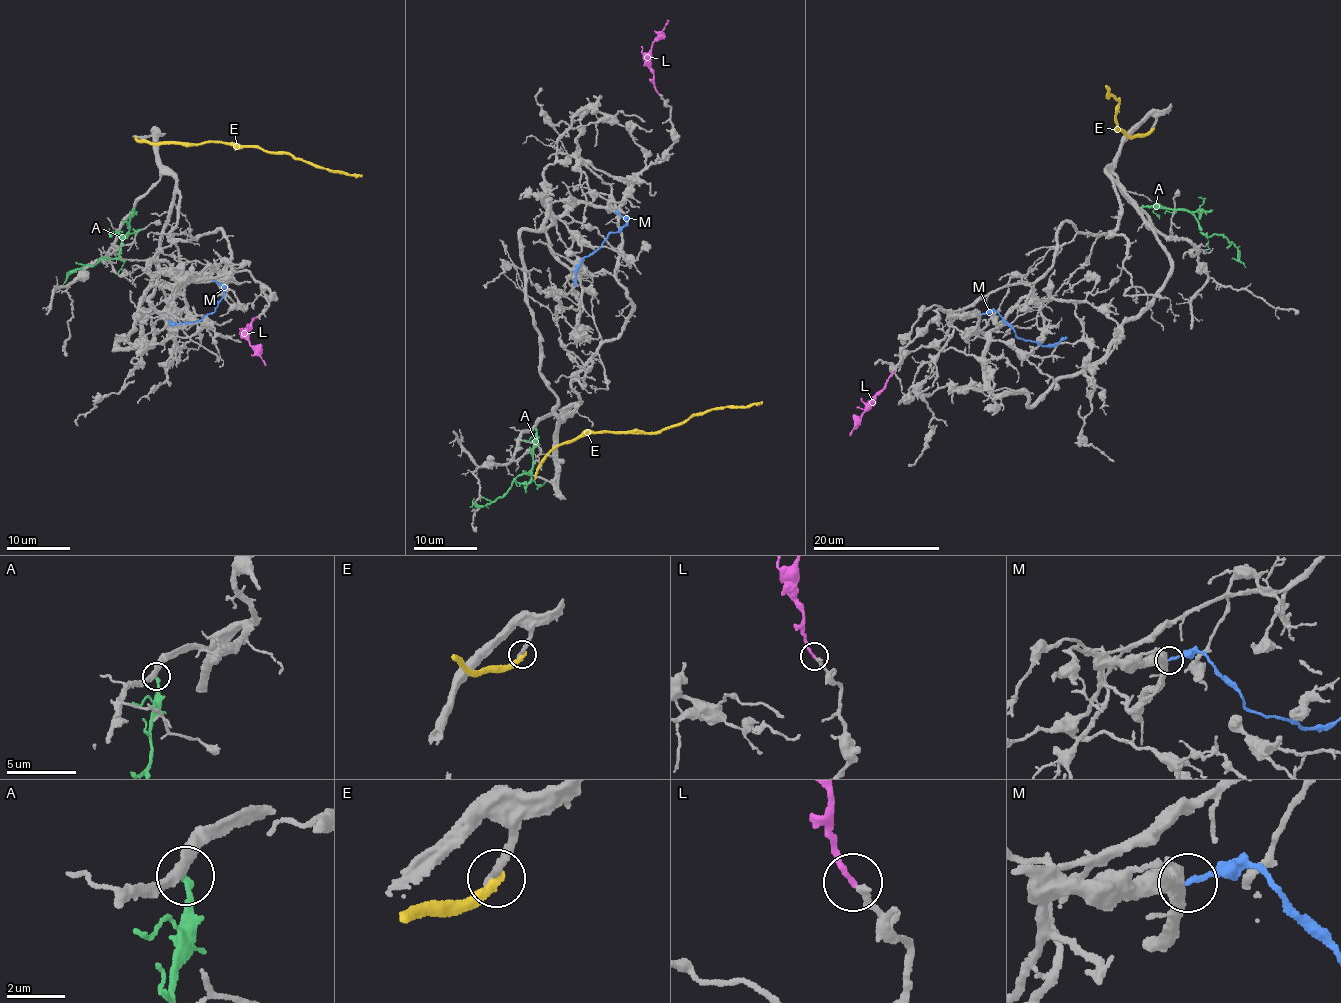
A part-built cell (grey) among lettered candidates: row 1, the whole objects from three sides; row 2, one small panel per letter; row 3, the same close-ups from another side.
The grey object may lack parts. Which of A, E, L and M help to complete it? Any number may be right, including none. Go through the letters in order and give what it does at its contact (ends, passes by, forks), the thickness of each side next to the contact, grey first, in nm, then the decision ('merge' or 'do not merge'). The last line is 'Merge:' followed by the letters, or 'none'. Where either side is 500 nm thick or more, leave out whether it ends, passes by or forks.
A: it ends; calibres 360 and 220 nm; do not merge
E: it ends; calibres 320 and 320 nm; do not merge
L: it ends; calibres 240 and 190 nm; merge
M: it ends; calibres 440 and 200 nm; do not merge
Merge: L

